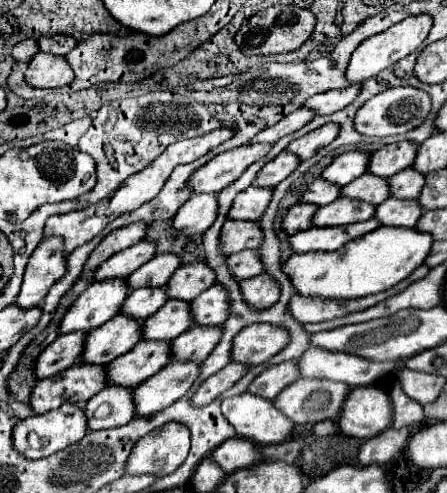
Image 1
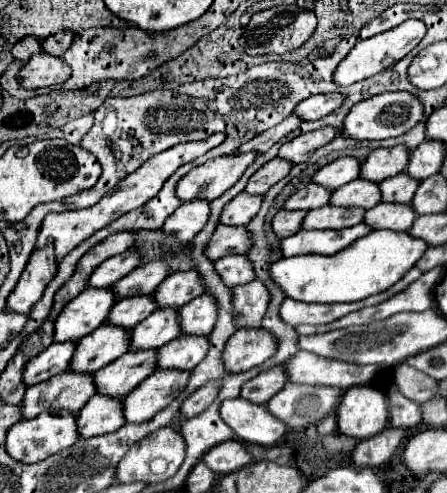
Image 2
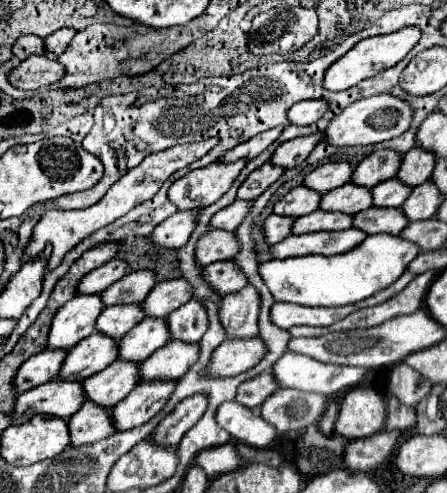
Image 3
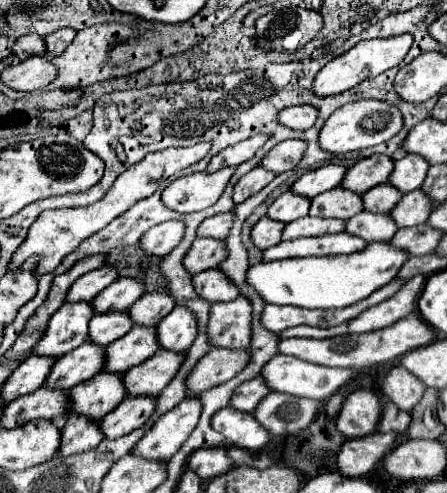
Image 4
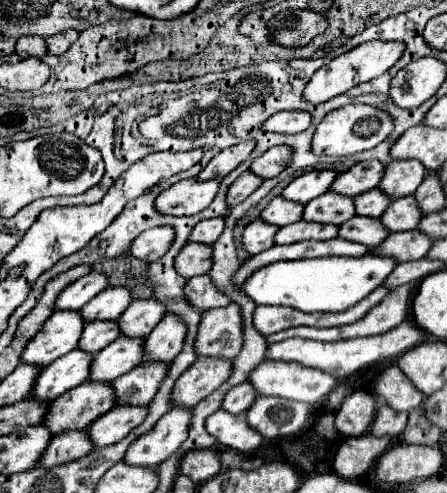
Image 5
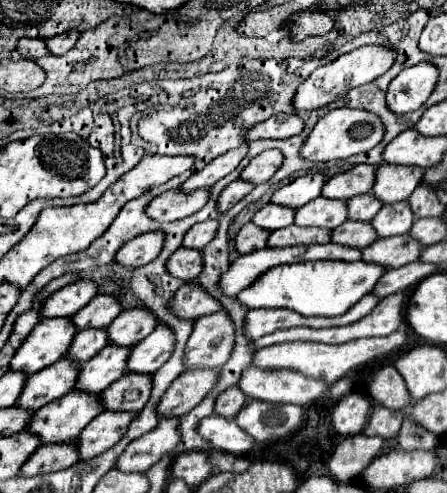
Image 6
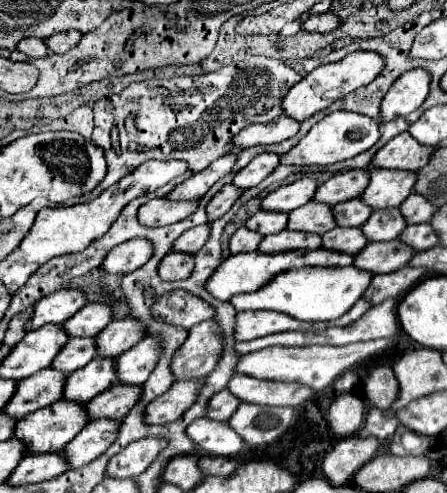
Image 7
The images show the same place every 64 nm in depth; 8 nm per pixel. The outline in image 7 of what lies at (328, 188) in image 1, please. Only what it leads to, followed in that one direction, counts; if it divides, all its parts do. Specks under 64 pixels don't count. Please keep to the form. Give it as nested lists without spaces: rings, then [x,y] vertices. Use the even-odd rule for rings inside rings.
[[[256,212],[244,226],[252,232],[268,236],[268,234],[284,230],[286,222],[288,222],[288,214],[284,212]]]

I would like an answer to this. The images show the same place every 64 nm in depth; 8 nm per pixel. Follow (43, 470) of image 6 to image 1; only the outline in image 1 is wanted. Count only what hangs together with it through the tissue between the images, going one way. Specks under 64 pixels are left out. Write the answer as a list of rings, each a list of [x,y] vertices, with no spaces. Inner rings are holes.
[[[106,386],[102,392],[92,396],[88,404],[84,406],[86,420],[88,420],[88,430],[108,430],[108,428],[118,428],[128,424],[134,418],[132,412],[132,390],[128,388],[116,388],[116,386]],[[102,406],[108,406],[108,414],[102,416],[98,414]]]

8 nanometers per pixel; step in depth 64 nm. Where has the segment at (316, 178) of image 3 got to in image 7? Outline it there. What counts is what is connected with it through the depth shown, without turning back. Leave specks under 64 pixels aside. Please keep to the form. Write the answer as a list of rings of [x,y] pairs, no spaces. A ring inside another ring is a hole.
[[[300,178],[296,180],[294,184],[288,184],[288,186],[280,186],[276,190],[272,190],[260,204],[260,210],[266,210],[266,212],[292,212],[294,208],[298,206],[304,206],[306,202],[310,202],[310,198],[314,196],[316,192],[316,186],[318,182],[314,178]]]

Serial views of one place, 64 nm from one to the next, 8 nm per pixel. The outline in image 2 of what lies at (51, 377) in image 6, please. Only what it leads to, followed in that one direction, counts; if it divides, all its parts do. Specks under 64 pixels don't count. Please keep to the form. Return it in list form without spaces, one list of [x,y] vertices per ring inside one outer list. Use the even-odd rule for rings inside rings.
[[[104,324],[96,328],[96,332],[78,340],[74,356],[70,360],[70,370],[76,374],[94,374],[128,352],[128,342],[128,330]]]

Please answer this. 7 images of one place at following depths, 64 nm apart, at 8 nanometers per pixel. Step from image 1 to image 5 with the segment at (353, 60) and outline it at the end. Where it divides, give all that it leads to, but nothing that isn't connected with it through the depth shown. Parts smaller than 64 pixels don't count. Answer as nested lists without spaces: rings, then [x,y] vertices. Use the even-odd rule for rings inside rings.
[[[372,40],[372,42],[364,42],[360,46],[356,46],[354,50],[340,54],[338,58],[334,58],[330,64],[322,66],[320,70],[314,72],[314,76],[310,78],[310,82],[304,88],[304,100],[308,104],[322,104],[334,96],[346,94],[350,88],[354,88],[356,84],[368,82],[378,78],[380,74],[384,74],[386,70],[390,70],[396,60],[402,56],[404,52],[404,44],[402,42],[382,42],[382,40]]]

